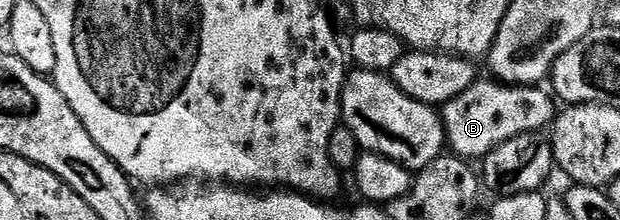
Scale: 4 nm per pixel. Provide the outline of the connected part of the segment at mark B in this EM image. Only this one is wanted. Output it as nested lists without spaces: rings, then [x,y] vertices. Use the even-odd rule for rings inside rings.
[[[477,79],[462,95],[442,107],[444,133],[455,156],[483,159],[494,147],[518,135],[547,130],[558,116],[558,101],[540,85],[505,85],[495,79]]]

